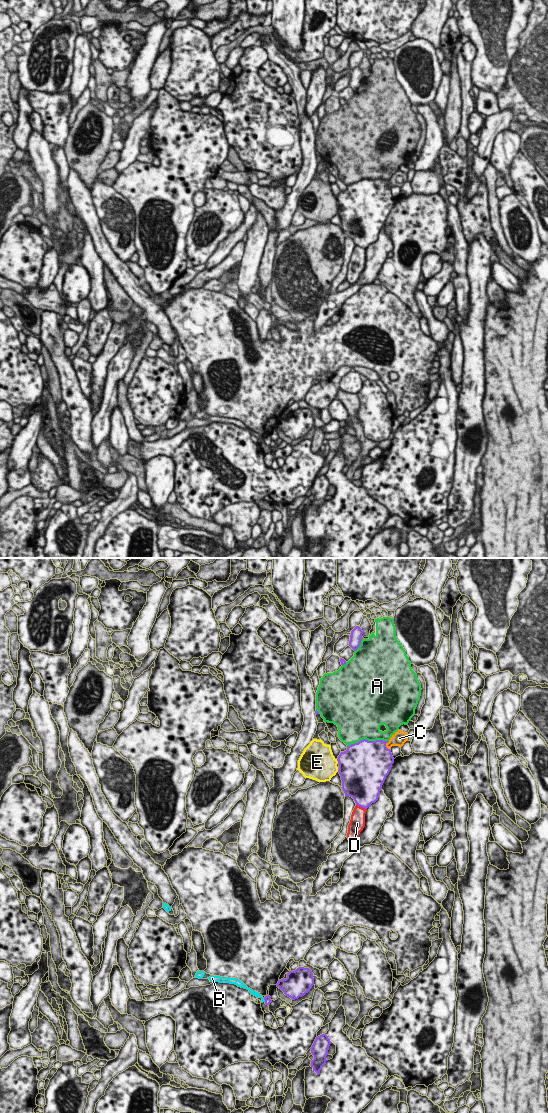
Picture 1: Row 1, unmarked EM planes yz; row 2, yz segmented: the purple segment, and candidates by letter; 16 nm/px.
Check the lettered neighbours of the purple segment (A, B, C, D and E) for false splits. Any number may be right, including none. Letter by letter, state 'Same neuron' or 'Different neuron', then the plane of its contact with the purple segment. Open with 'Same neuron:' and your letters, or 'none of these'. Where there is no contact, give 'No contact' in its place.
Same neuron: none of these
A: Different neuron. Touches purple in yz
B: Different neuron. Touches purple in yz
C: Different neuron. Touches purple in yz
D: Different neuron. Touches purple in yz
E: Different neuron. Touches purple in yz.

